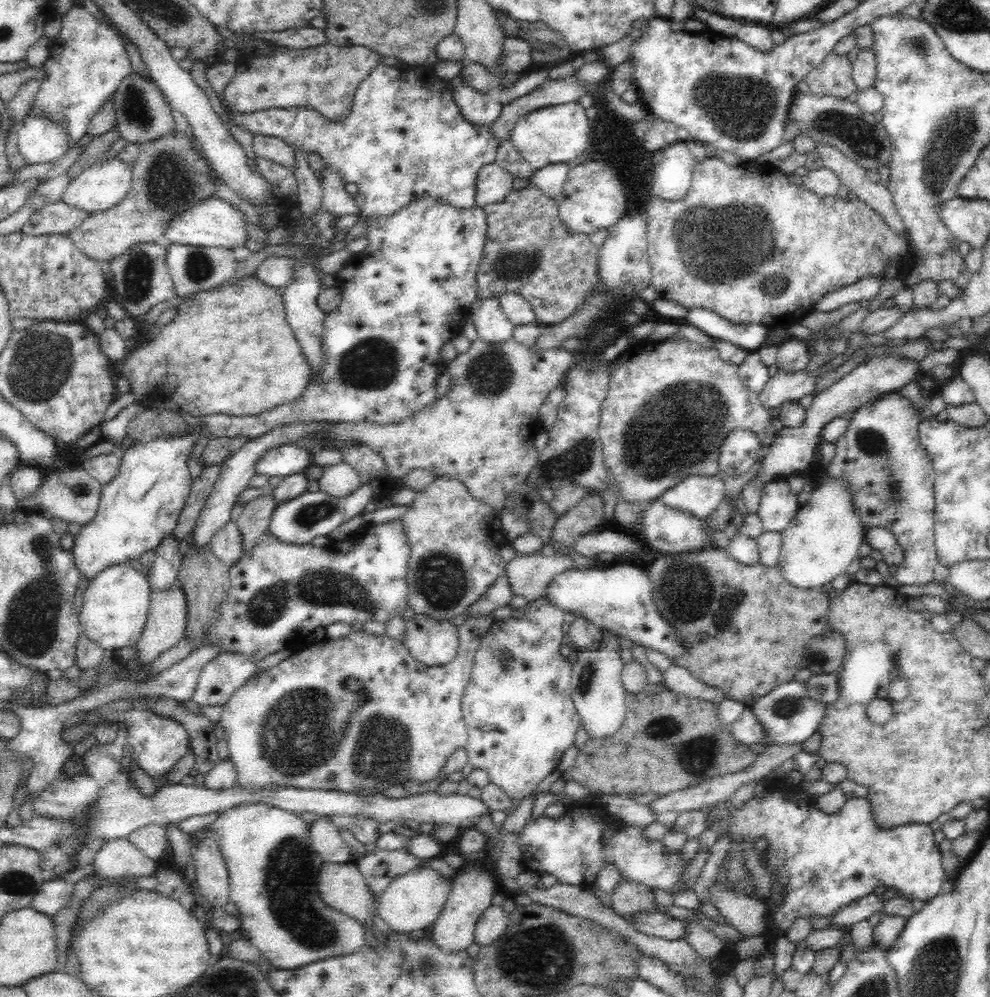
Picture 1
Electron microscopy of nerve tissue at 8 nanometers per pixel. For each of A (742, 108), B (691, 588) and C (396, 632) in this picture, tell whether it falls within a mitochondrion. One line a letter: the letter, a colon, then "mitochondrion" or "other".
A: mitochondrion
B: mitochondrion
C: other

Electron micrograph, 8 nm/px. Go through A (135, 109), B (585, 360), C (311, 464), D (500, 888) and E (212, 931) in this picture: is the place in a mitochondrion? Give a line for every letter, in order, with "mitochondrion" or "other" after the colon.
A: mitochondrion
B: other
C: other
D: other
E: other

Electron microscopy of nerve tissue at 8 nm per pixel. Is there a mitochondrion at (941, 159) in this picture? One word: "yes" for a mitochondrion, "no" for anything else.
yes

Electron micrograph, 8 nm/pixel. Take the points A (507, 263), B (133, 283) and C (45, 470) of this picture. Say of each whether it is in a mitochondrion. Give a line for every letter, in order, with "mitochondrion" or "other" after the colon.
A: mitochondrion
B: mitochondrion
C: other

